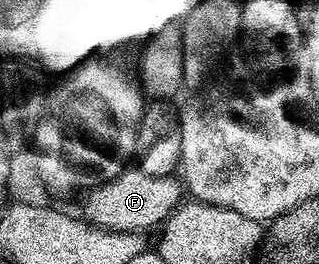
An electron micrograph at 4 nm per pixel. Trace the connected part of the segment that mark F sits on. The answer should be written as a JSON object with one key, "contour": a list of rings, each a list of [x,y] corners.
{"contour":[[[133,166],[125,169],[115,179],[90,189],[84,197],[86,200],[82,215],[88,223],[110,232],[144,233],[168,220],[170,214],[180,207],[184,194],[184,185],[178,177],[149,175]]]}

